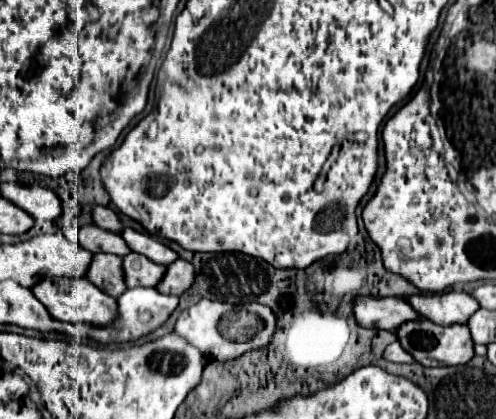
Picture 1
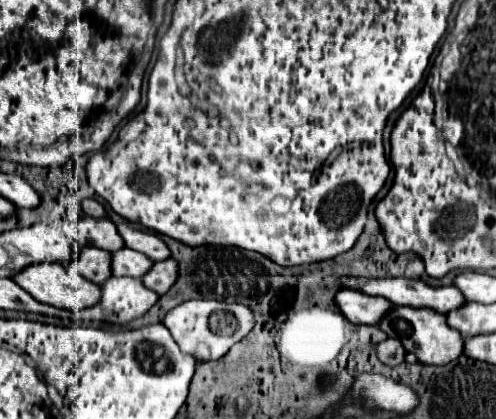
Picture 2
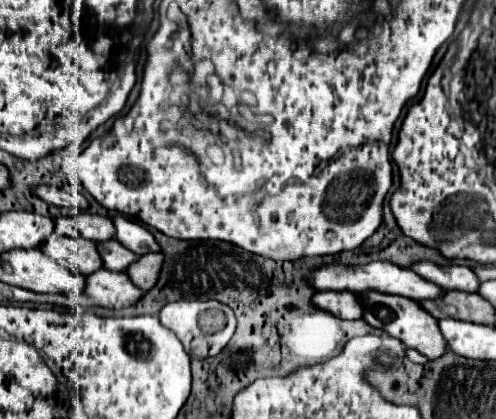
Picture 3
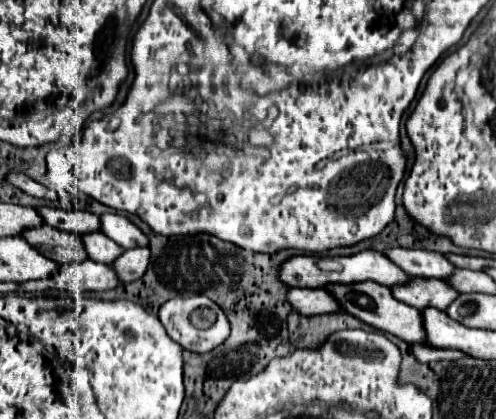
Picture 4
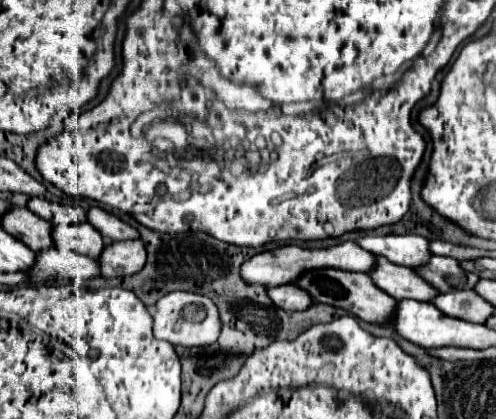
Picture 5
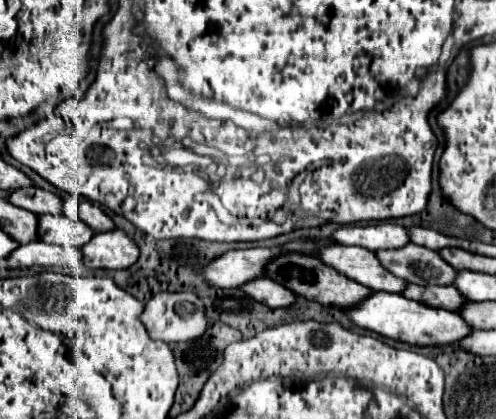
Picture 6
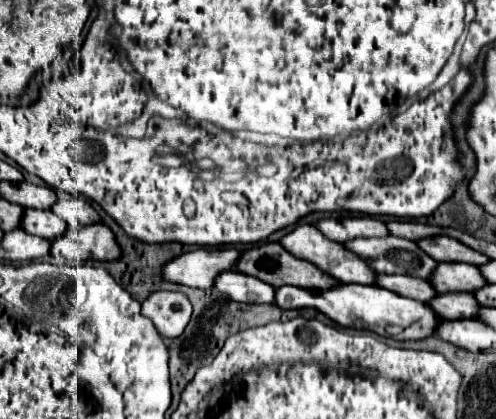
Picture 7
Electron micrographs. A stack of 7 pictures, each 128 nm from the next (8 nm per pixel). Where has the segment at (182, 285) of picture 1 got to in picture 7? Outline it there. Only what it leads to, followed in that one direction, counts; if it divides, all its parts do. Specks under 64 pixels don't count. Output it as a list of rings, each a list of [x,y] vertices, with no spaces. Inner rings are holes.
[[[90,224],[80,230],[68,228],[68,232],[52,242],[50,254],[58,260],[72,262],[112,262],[122,256],[114,232],[106,224]]]

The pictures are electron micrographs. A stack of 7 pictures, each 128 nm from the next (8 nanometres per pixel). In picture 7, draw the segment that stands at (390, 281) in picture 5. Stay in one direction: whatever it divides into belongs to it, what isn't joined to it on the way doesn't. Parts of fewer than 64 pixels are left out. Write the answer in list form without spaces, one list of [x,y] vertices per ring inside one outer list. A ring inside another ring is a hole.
[[[308,224],[298,226],[294,232],[286,234],[280,242],[282,242],[282,246],[284,246],[290,254],[294,254],[296,258],[304,258],[304,260],[308,260],[308,262],[320,266],[326,274],[334,276],[336,280],[340,280],[340,282],[344,282],[344,284],[346,284],[346,282],[348,282],[348,284],[372,284],[372,286],[376,284],[376,276],[378,276],[378,274],[376,274],[376,270],[372,270],[372,268],[368,266],[368,262],[366,262],[362,256],[358,256],[358,254],[354,254],[352,250],[344,248],[344,244],[326,238],[316,226],[308,226]]]

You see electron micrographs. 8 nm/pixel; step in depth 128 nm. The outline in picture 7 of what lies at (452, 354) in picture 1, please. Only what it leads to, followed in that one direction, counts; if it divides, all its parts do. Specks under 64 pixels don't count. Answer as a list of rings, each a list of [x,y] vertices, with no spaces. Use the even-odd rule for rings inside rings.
[[[264,244],[258,248],[250,248],[242,254],[242,258],[238,260],[236,266],[238,272],[244,274],[252,274],[260,280],[264,280],[266,284],[280,288],[280,286],[298,286],[304,290],[324,290],[324,288],[334,288],[336,284],[340,284],[336,278],[332,280],[332,276],[328,276],[326,272],[322,272],[318,266],[314,266],[308,260],[300,260],[294,254],[290,254],[282,244]]]

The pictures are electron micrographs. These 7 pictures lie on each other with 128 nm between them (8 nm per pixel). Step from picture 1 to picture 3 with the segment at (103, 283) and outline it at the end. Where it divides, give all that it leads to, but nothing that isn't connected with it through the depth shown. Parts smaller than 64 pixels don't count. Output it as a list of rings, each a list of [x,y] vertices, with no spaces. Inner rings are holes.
[[[52,236],[44,248],[40,248],[48,258],[56,260],[60,268],[68,270],[72,276],[84,276],[96,272],[102,266],[102,258],[96,250],[96,242],[84,238],[64,238]]]

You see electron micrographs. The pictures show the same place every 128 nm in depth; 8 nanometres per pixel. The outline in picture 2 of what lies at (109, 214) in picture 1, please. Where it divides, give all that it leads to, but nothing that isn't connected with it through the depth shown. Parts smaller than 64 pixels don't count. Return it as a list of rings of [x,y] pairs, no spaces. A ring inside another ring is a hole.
[[[82,200],[82,208],[92,218],[104,218],[106,216],[104,206],[100,202],[96,202],[96,200]]]

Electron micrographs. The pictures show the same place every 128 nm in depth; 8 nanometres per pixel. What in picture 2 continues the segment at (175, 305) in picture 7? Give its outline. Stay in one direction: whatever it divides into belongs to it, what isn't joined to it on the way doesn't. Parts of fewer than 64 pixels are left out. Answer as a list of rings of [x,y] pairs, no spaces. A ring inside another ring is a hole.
[[[188,300],[172,308],[164,326],[170,330],[172,338],[184,354],[192,354],[198,362],[222,358],[236,342],[240,342],[254,328],[254,314],[244,304],[228,304],[218,300]]]

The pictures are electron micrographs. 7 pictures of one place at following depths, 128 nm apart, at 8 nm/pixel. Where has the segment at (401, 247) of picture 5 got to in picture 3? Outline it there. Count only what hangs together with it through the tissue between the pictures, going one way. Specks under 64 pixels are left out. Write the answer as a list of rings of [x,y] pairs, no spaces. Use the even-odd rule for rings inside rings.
[[[434,262],[414,264],[412,270],[434,284],[440,284],[444,290],[460,290],[460,292],[478,292],[480,280],[468,266],[436,266]]]

